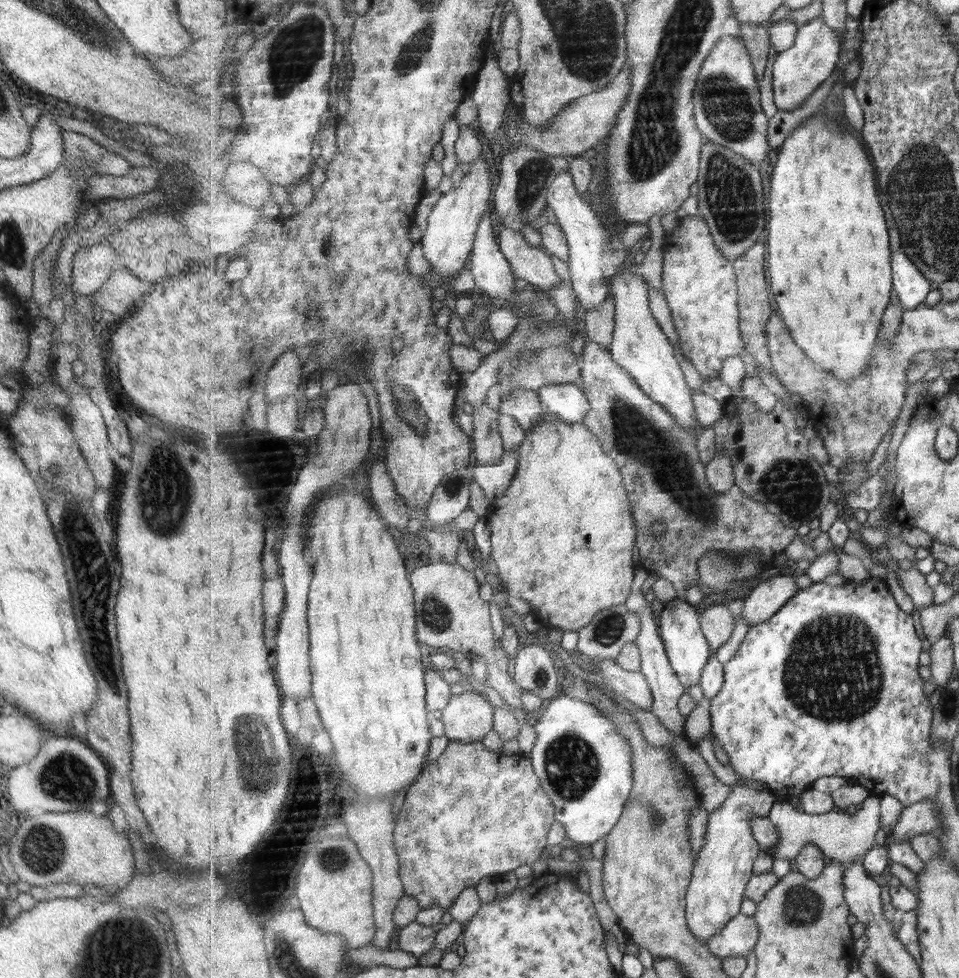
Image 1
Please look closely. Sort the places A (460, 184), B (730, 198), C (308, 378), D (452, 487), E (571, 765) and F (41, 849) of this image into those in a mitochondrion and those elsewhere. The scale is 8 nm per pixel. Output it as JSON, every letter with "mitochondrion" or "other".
{"A":"other","B":"mitochondrion","C":"other","D":"mitochondrion","E":"mitochondrion","F":"mitochondrion"}

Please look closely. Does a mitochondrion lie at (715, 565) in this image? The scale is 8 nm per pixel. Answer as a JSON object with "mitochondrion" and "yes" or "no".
{"mitochondrion":"yes"}

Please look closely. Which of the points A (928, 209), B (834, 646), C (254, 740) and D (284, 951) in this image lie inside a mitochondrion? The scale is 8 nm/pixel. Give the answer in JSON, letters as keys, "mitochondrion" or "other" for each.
{"A":"mitochondrion","B":"mitochondrion","C":"mitochondrion","D":"mitochondrion"}

